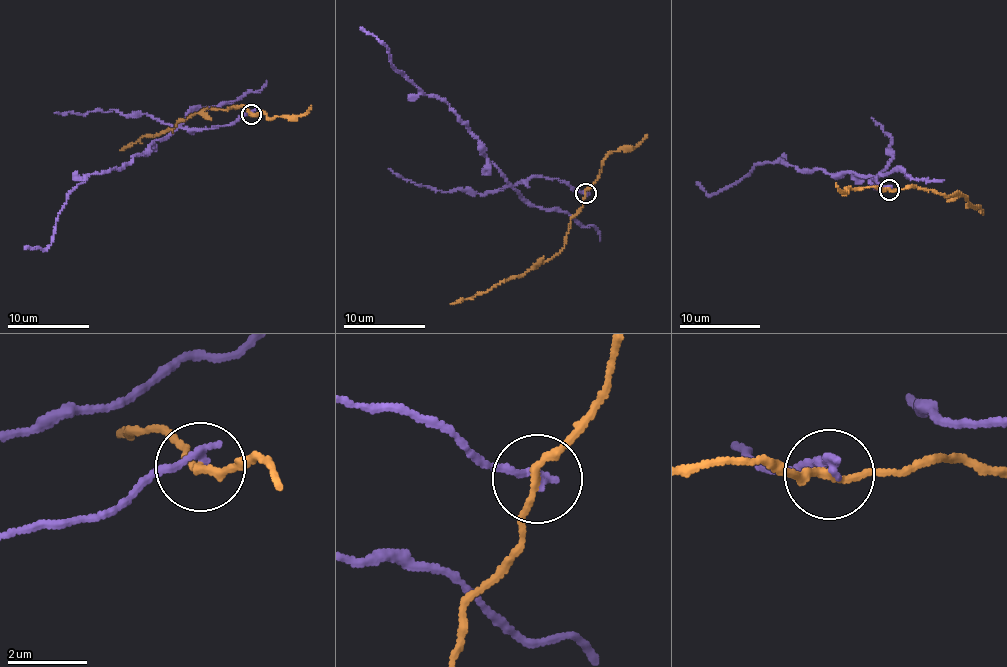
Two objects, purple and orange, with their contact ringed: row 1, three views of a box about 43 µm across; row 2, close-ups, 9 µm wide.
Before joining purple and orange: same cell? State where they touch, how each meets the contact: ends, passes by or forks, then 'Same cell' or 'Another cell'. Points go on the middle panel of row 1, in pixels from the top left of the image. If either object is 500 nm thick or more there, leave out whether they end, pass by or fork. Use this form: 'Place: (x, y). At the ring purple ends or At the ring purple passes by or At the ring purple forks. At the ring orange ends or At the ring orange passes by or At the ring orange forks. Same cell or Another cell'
Place: (585, 193). At the ring purple ends. At the ring orange passes by. Another cell

